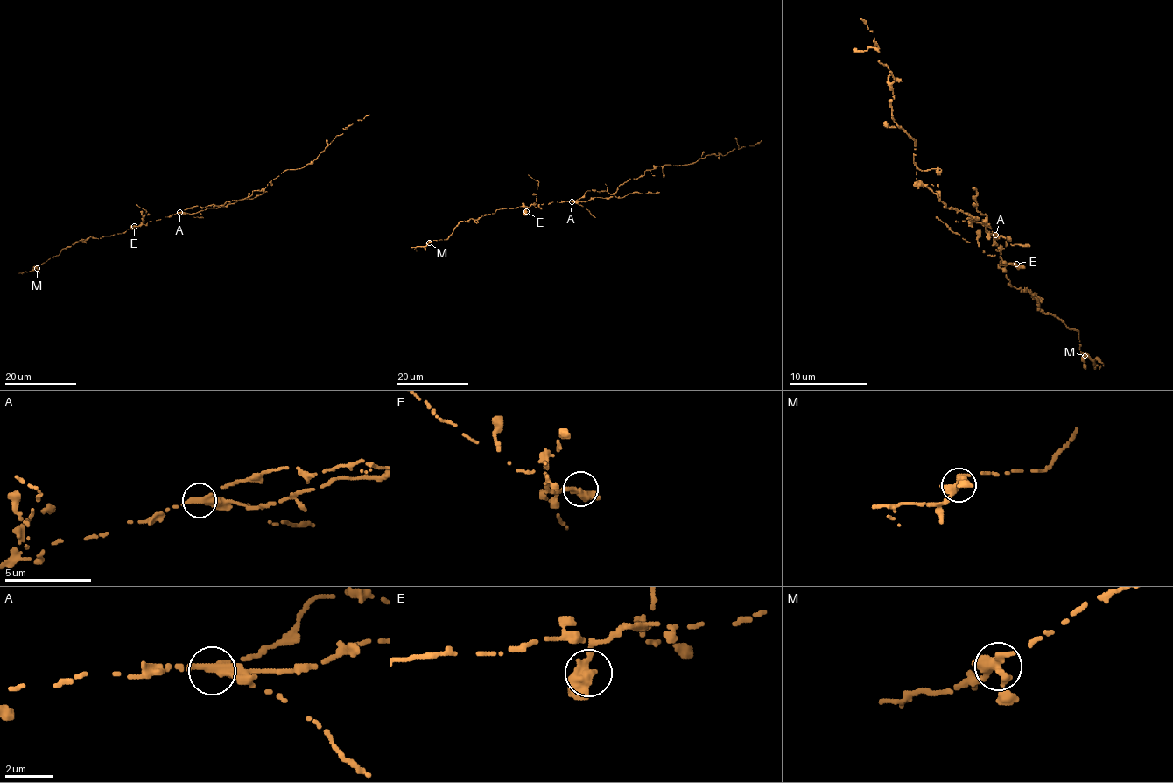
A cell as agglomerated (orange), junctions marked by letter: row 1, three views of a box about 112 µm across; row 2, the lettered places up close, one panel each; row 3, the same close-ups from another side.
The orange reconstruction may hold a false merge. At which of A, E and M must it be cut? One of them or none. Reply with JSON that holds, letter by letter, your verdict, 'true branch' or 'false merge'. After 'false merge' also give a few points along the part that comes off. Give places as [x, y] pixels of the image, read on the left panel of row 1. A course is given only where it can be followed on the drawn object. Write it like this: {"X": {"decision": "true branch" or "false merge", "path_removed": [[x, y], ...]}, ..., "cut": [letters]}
{"A": {"decision": "false merge", "path_removed": [[179, 212], [194, 214], [208, 208], [227, 206], [242, 199], [253, 199], [267, 192]]}, "E": {"decision": "true branch"}, "M": {"decision": "true branch"}, "cut": ["A"]}

